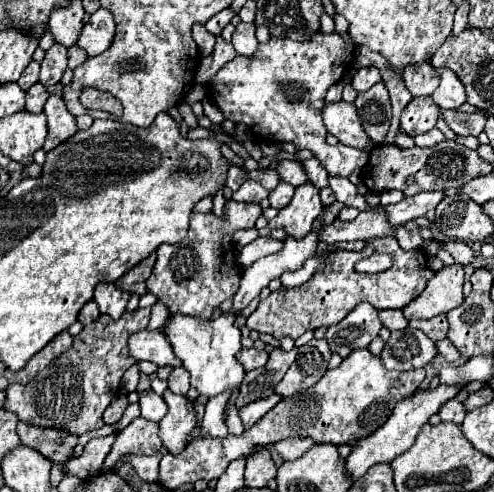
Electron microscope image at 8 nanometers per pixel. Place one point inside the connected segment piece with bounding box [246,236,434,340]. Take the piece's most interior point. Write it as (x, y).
(328, 296)

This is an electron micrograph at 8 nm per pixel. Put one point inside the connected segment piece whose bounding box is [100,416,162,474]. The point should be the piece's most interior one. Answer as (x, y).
(141, 437)

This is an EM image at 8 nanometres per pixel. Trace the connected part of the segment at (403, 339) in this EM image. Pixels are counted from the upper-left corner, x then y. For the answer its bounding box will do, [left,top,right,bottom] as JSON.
[380,328,436,370]

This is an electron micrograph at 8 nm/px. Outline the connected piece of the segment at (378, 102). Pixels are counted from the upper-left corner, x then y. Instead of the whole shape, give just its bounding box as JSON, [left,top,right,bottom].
[354,82,392,144]

